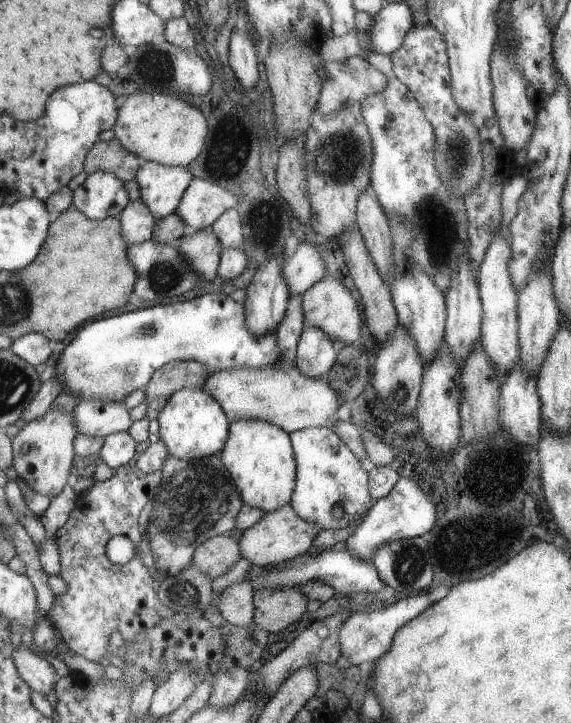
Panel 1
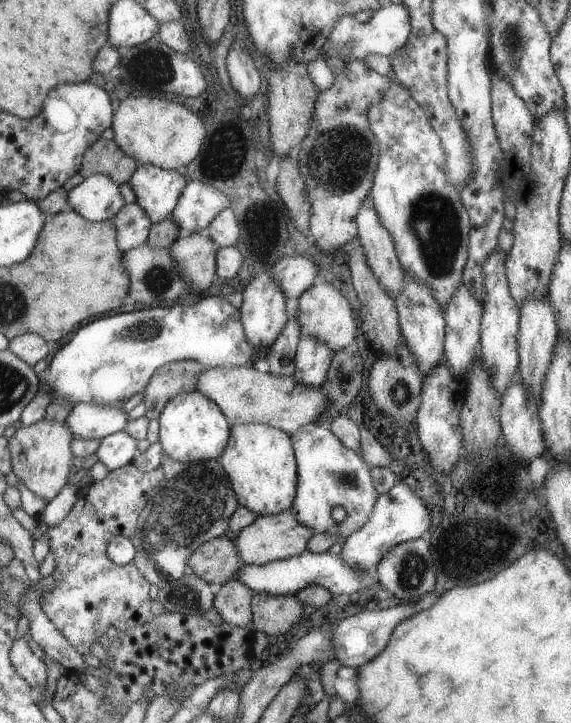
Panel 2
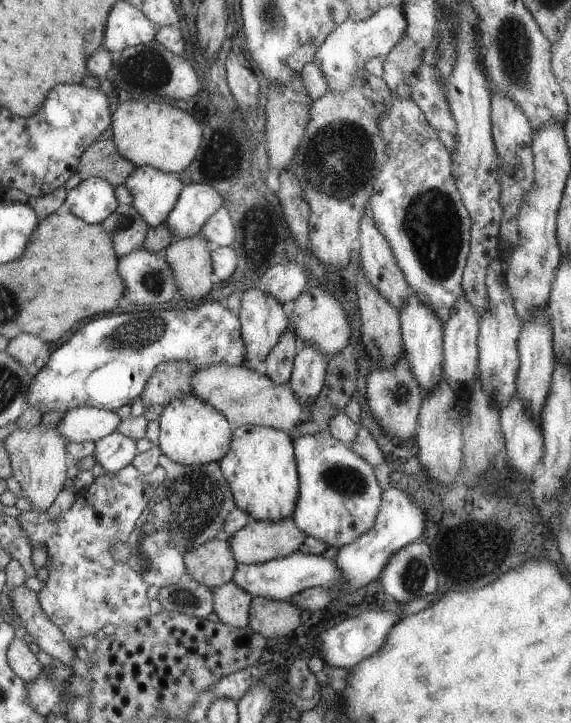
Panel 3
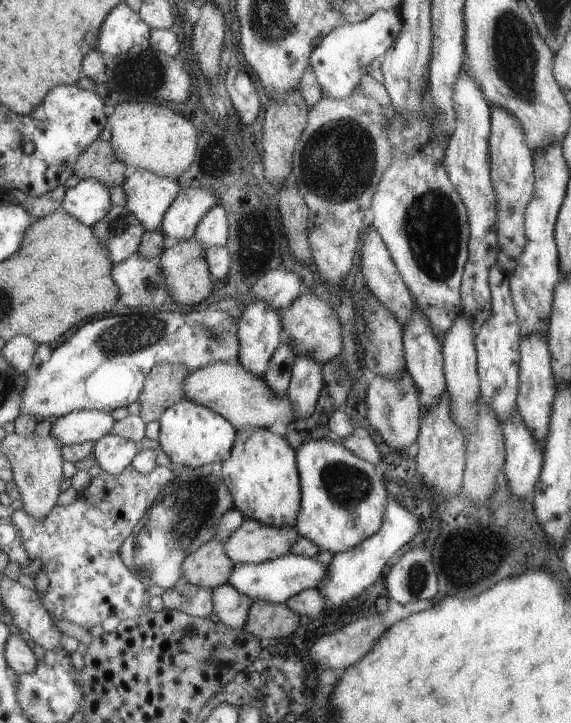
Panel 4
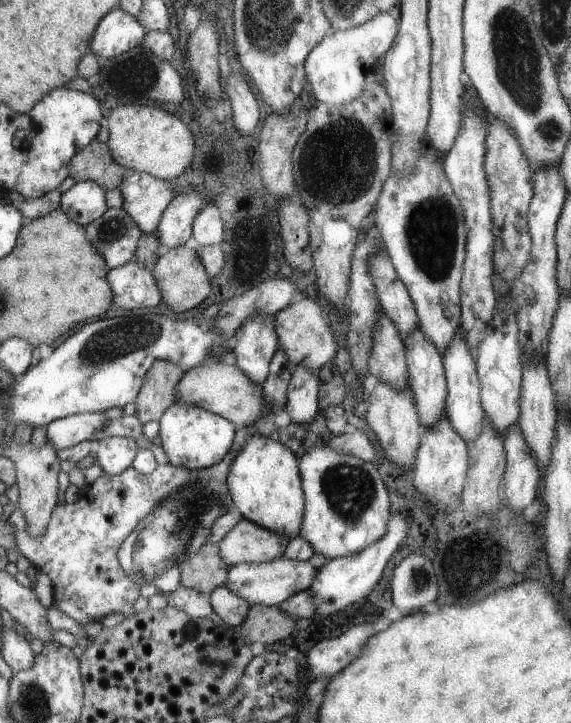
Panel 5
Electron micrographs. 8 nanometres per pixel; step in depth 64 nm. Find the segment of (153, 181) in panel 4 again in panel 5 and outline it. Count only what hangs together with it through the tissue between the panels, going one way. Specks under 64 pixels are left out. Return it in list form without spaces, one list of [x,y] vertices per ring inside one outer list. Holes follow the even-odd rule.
[[[133,172],[127,180],[123,180],[119,190],[123,196],[121,210],[139,224],[143,234],[155,234],[163,212],[175,198],[169,182],[157,180],[151,174]]]

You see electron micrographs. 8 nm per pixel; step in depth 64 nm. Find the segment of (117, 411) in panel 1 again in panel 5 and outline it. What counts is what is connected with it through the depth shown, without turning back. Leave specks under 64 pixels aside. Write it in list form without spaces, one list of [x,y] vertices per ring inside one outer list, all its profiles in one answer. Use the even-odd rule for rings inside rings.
[[[93,412],[71,414],[71,416],[65,416],[61,420],[53,420],[51,424],[47,424],[45,428],[47,442],[53,444],[55,450],[65,450],[79,442],[89,440],[89,436],[101,430],[105,424],[107,424],[105,414],[93,414]]]

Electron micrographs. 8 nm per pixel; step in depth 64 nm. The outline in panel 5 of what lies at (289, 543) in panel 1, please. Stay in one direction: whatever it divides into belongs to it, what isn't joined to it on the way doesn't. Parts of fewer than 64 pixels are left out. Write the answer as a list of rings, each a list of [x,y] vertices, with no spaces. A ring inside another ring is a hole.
[[[241,518],[221,540],[219,556],[229,564],[263,564],[283,556],[289,538]]]

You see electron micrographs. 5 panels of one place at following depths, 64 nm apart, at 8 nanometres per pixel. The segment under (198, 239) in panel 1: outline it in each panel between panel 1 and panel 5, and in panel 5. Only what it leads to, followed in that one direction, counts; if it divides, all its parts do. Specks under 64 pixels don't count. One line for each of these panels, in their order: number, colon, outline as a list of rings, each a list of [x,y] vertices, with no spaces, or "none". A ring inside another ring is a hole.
2: [[[205,232],[179,236],[179,240],[175,240],[171,246],[171,256],[177,260],[179,272],[195,292],[209,288],[219,260],[215,258],[211,236],[207,236]]]
3: [[[199,236],[173,240],[171,246],[161,254],[175,274],[175,284],[179,286],[177,298],[195,302],[211,290],[211,260],[207,250],[207,240]]]
4: [[[183,240],[173,242],[161,252],[157,262],[163,274],[167,274],[167,290],[171,290],[169,302],[193,306],[209,296],[211,266],[205,264],[199,246],[191,246]]]
5: [[[179,246],[179,248],[171,248],[171,250],[161,250],[157,262],[151,266],[151,272],[155,276],[155,280],[159,282],[161,288],[161,296],[163,296],[163,304],[173,310],[173,312],[185,312],[191,310],[193,306],[197,306],[199,302],[203,302],[209,296],[209,278],[205,276],[205,266],[199,258],[199,254],[191,248]]]

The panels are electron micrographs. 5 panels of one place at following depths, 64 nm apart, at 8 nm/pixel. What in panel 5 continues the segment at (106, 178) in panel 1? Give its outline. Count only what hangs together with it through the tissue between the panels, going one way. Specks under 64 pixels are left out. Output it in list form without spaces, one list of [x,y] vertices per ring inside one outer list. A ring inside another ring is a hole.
[[[93,180],[77,182],[61,196],[59,210],[67,214],[75,224],[85,228],[93,220],[101,218],[101,214],[105,214],[105,190]]]

